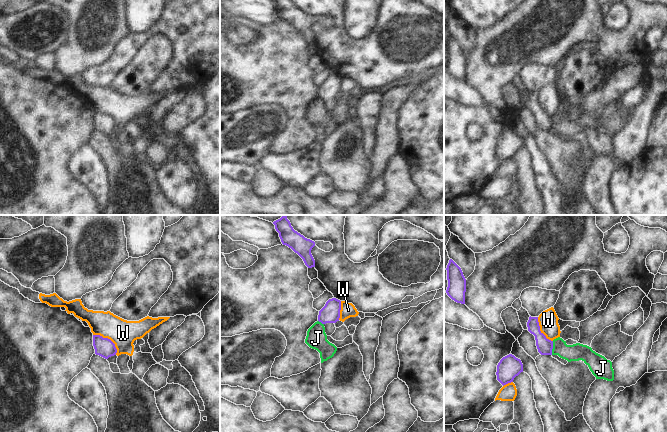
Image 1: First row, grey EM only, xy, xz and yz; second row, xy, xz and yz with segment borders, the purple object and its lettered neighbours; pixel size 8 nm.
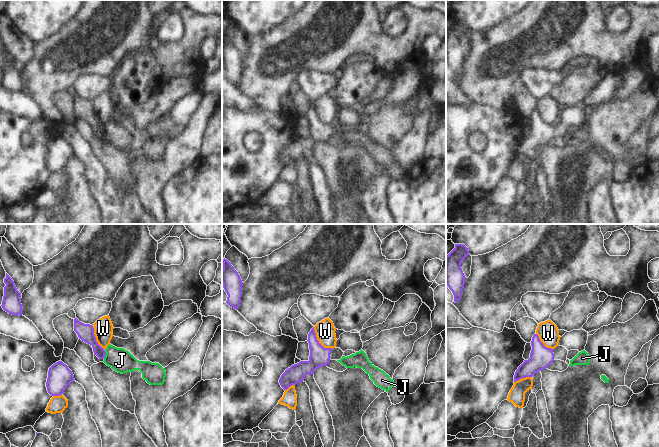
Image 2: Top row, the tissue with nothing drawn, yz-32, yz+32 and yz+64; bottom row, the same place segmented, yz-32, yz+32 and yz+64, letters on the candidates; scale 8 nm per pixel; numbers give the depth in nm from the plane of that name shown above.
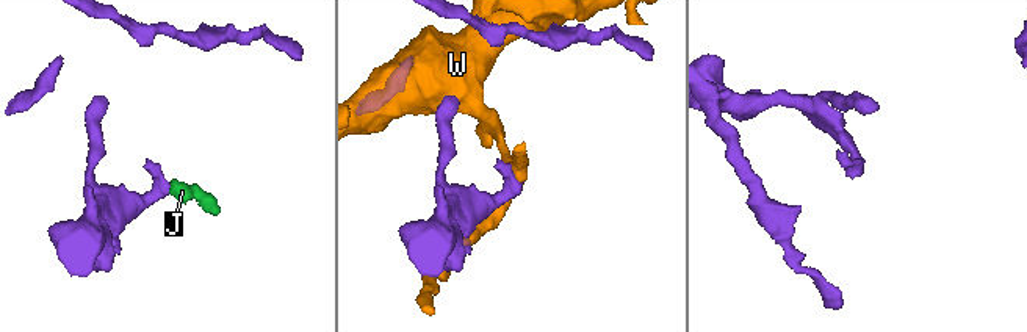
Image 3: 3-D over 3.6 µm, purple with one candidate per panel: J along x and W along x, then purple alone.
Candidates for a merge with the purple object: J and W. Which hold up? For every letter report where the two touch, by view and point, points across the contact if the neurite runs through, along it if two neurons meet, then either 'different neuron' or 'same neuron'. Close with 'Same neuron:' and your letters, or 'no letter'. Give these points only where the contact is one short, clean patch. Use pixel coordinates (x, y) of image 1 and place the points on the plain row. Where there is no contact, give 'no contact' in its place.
J: yz (552, 124) | along yz (553, 117), (551, 130) | different neuron
W: xy (109, 115) | different neuron
Same neuron: no letter

